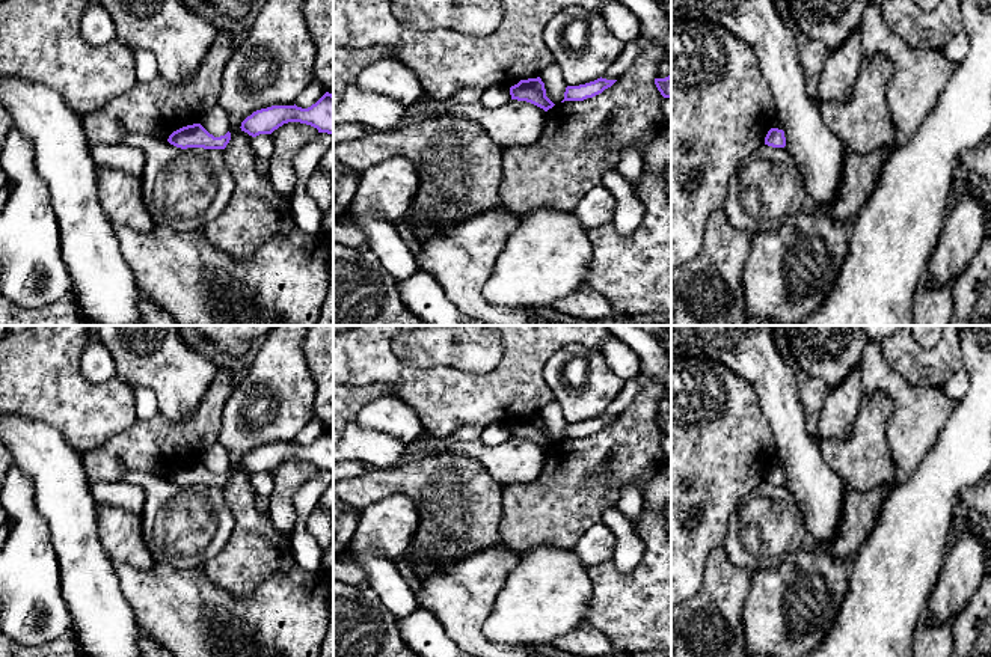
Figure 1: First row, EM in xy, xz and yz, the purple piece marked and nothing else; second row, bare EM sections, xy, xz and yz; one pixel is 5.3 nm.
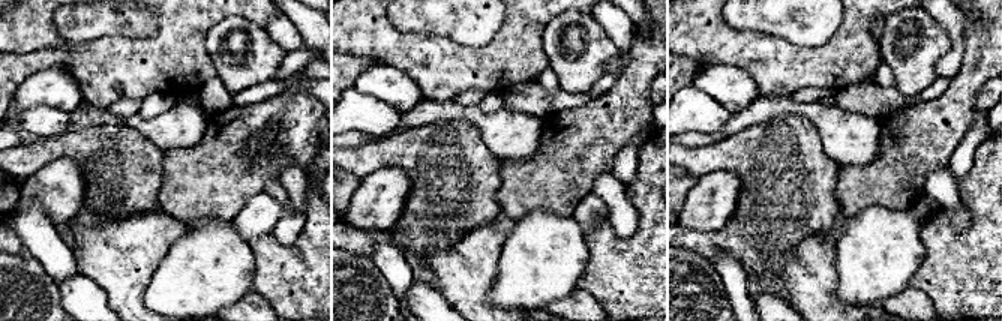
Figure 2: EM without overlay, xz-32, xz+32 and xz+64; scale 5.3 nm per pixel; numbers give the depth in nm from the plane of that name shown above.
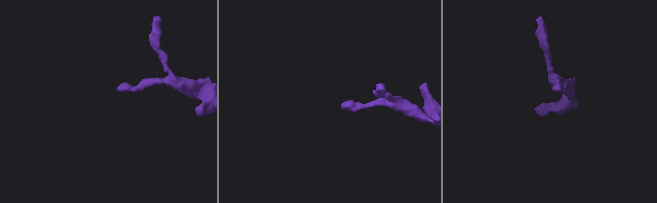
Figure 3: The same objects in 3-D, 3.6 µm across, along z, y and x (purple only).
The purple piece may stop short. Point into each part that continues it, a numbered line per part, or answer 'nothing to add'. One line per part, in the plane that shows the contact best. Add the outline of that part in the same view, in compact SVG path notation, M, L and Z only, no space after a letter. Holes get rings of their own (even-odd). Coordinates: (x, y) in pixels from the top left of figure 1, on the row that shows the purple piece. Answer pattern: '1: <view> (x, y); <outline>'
nothing to add

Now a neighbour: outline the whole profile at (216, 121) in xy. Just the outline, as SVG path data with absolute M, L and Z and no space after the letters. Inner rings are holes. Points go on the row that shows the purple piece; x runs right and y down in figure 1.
M217 102L199 121L199 124L214 137L225 136L229 131L228 112Z

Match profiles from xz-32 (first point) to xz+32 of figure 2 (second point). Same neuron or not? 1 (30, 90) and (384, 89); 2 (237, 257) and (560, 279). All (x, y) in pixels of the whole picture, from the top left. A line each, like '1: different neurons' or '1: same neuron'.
1: same neuron
2: same neuron

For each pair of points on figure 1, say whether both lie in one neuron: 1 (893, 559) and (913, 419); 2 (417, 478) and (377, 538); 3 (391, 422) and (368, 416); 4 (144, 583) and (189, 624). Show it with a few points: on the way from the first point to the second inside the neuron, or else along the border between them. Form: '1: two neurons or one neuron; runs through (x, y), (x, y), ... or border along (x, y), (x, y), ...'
1: two neurons; border along (929, 451), (910, 475), (898, 478)
2: two neurons; border along (371, 502), (404, 493), (415, 507), (418, 526)
3: one neuron; runs through (385, 416), (374, 416)
4: one neuron; runs through (154, 594), (178, 614)

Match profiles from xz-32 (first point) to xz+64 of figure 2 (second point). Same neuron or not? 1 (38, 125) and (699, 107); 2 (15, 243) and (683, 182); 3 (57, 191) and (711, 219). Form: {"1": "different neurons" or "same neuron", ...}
{"1": "same neuron", "2": "different neurons", "3": "same neuron"}

